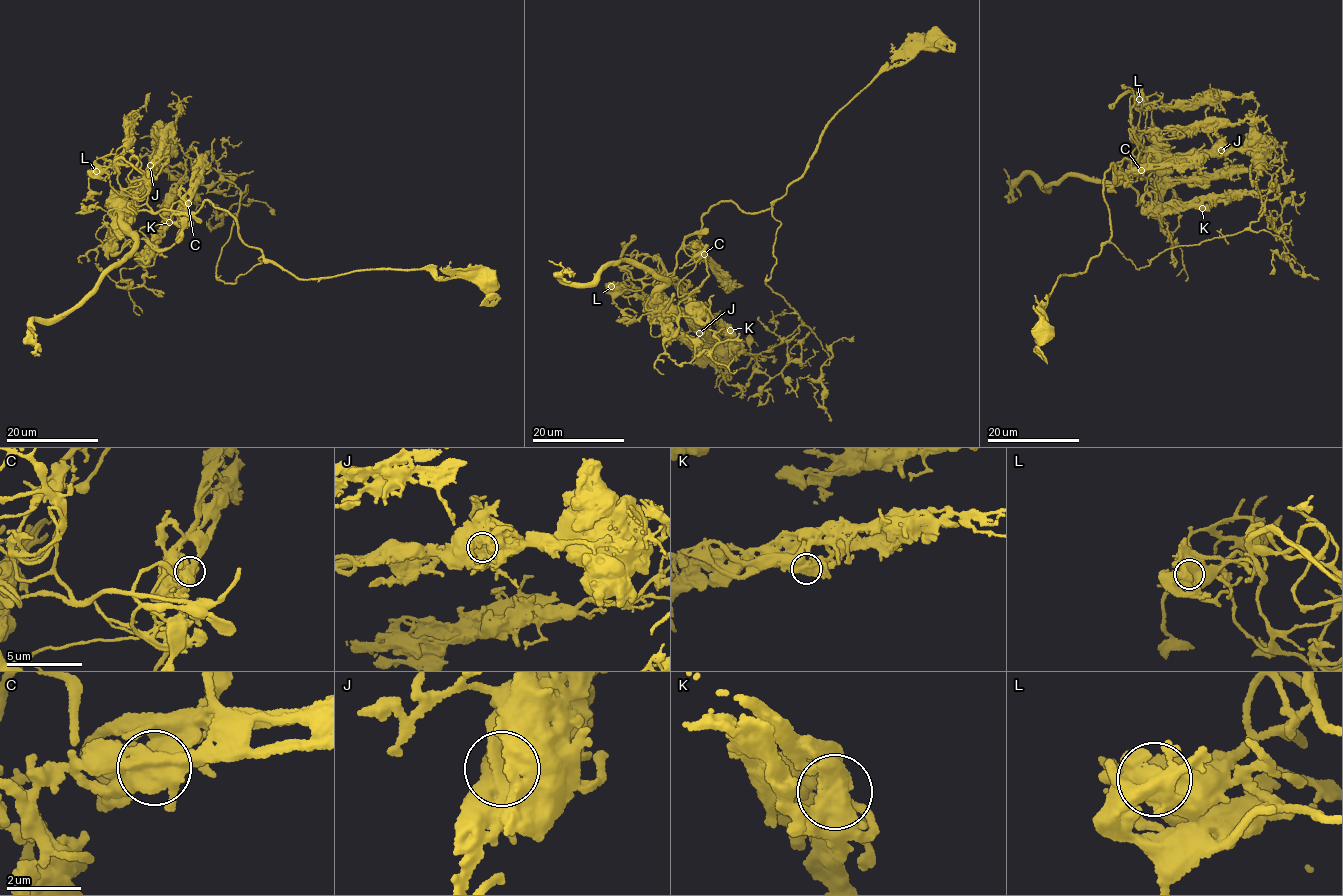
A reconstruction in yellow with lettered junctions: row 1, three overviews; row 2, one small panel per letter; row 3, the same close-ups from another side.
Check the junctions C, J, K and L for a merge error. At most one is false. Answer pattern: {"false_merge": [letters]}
{"false_merge": ["J"]}

